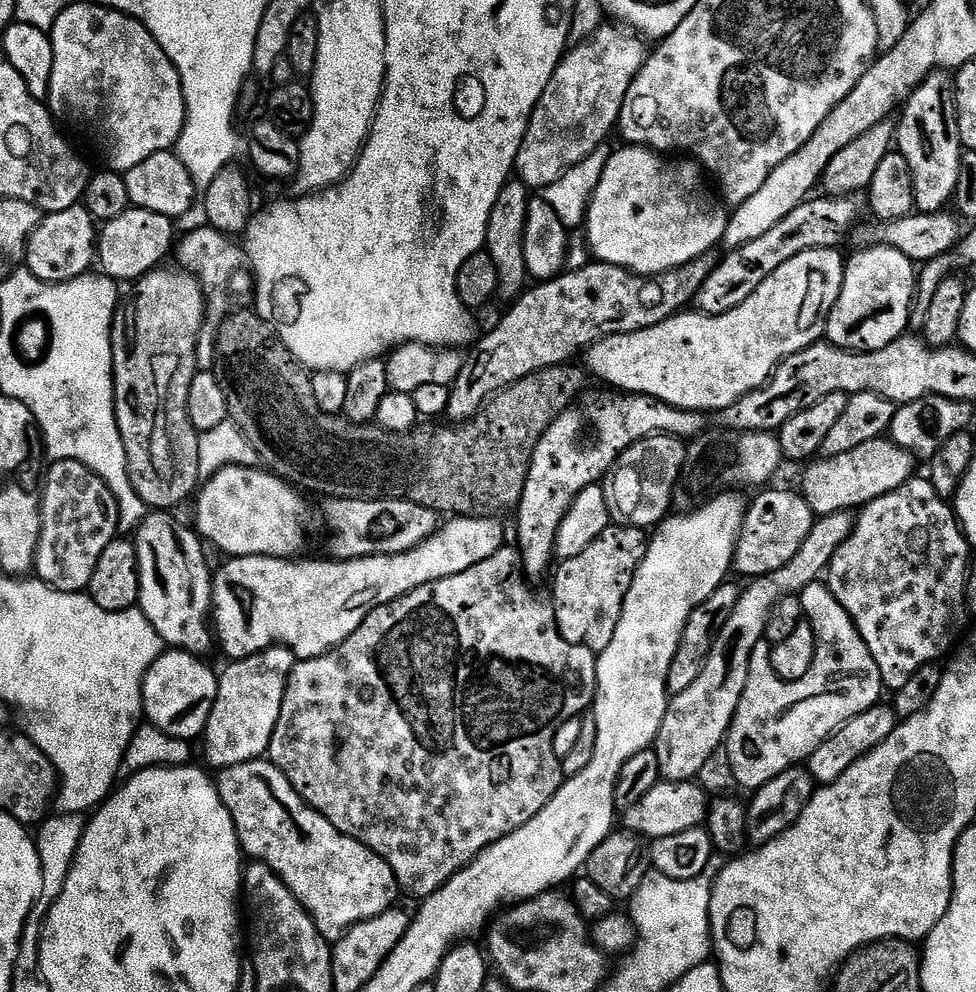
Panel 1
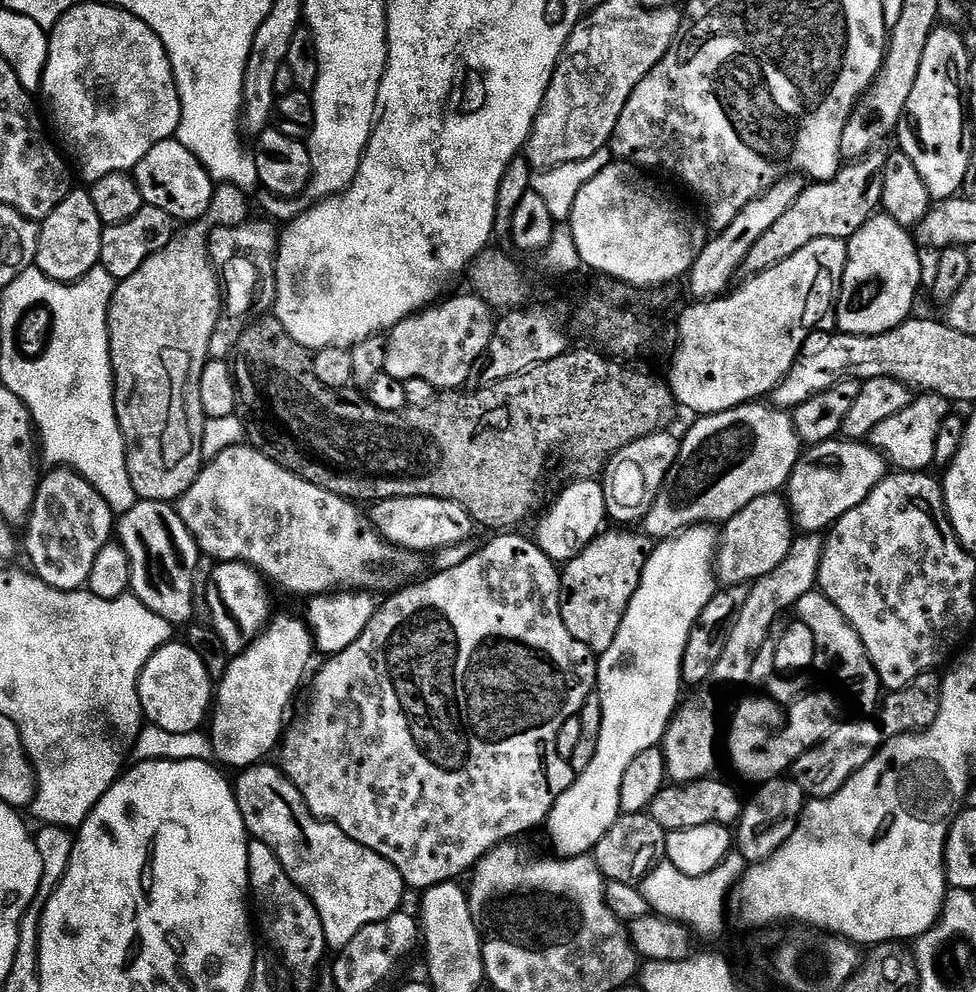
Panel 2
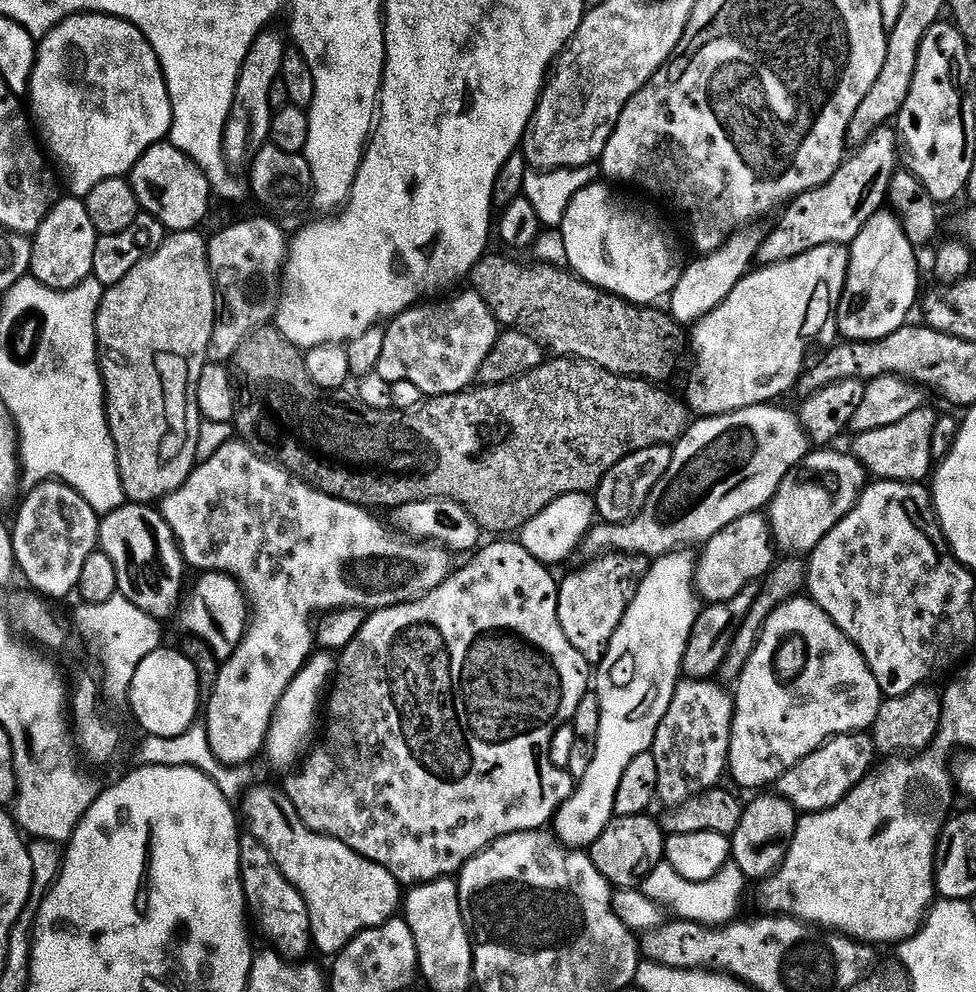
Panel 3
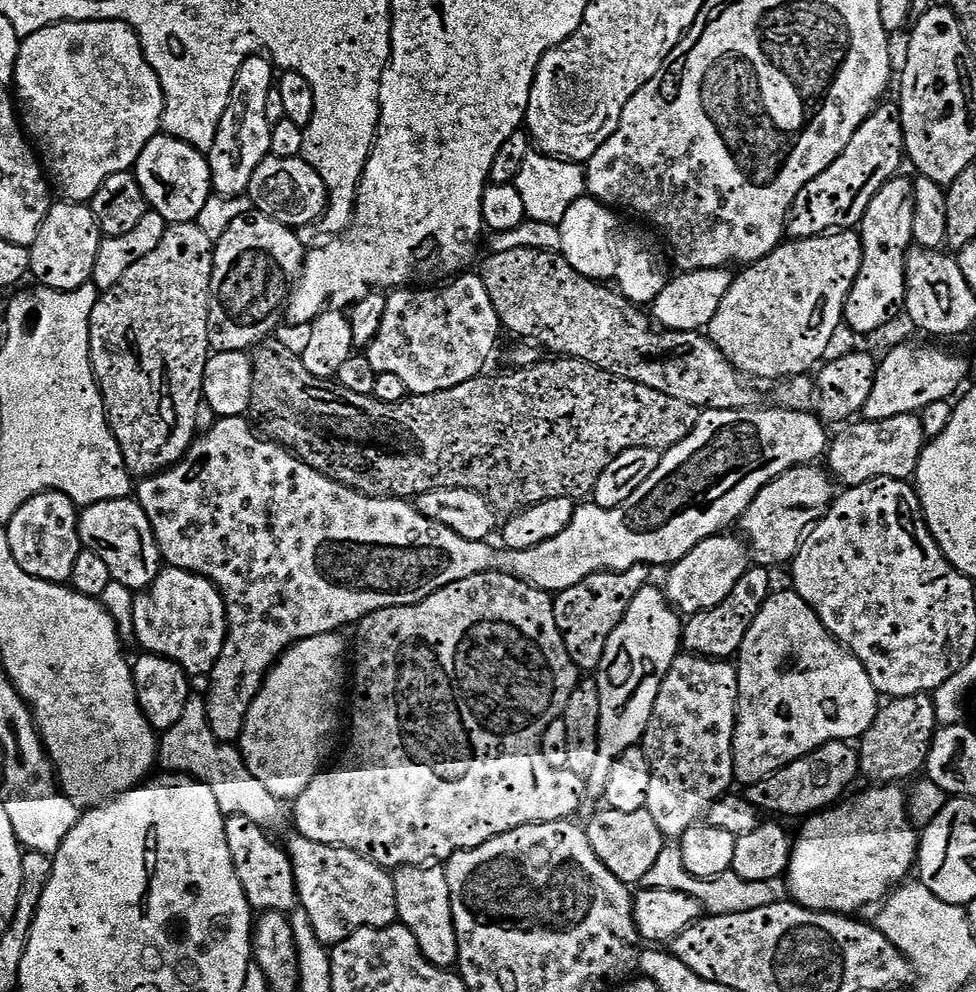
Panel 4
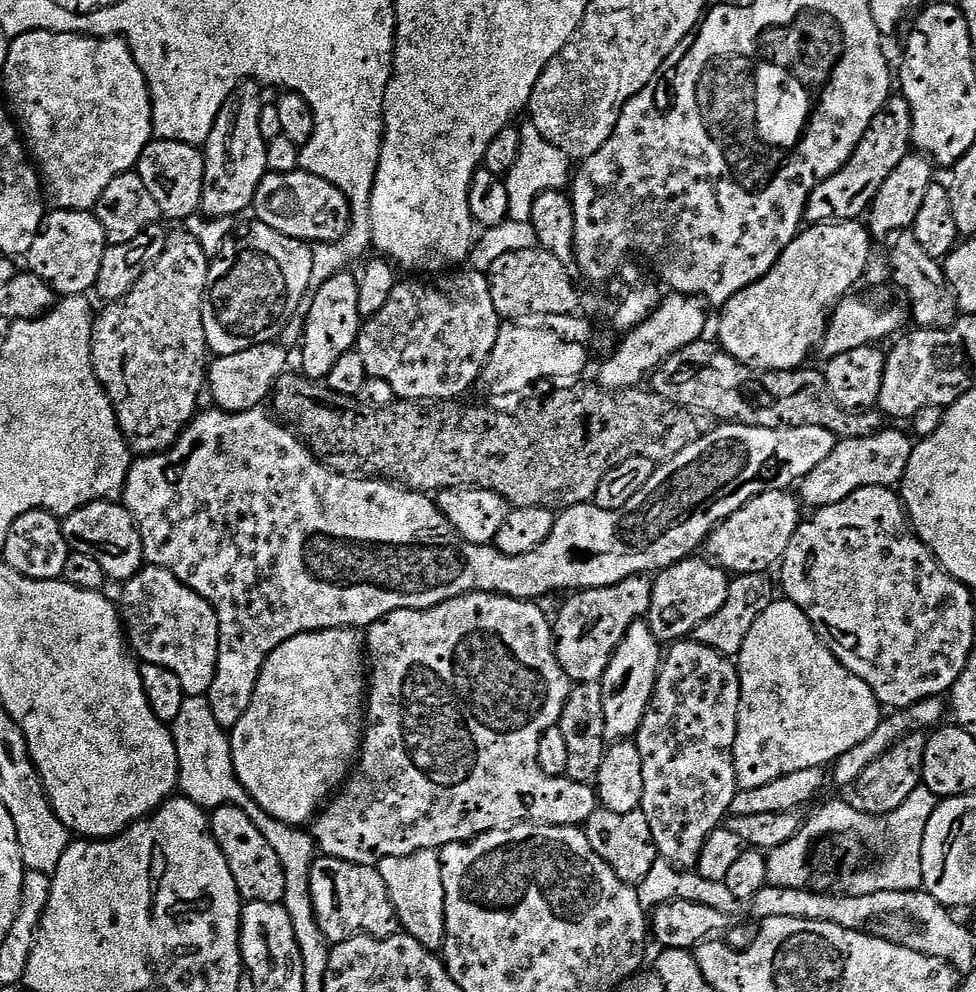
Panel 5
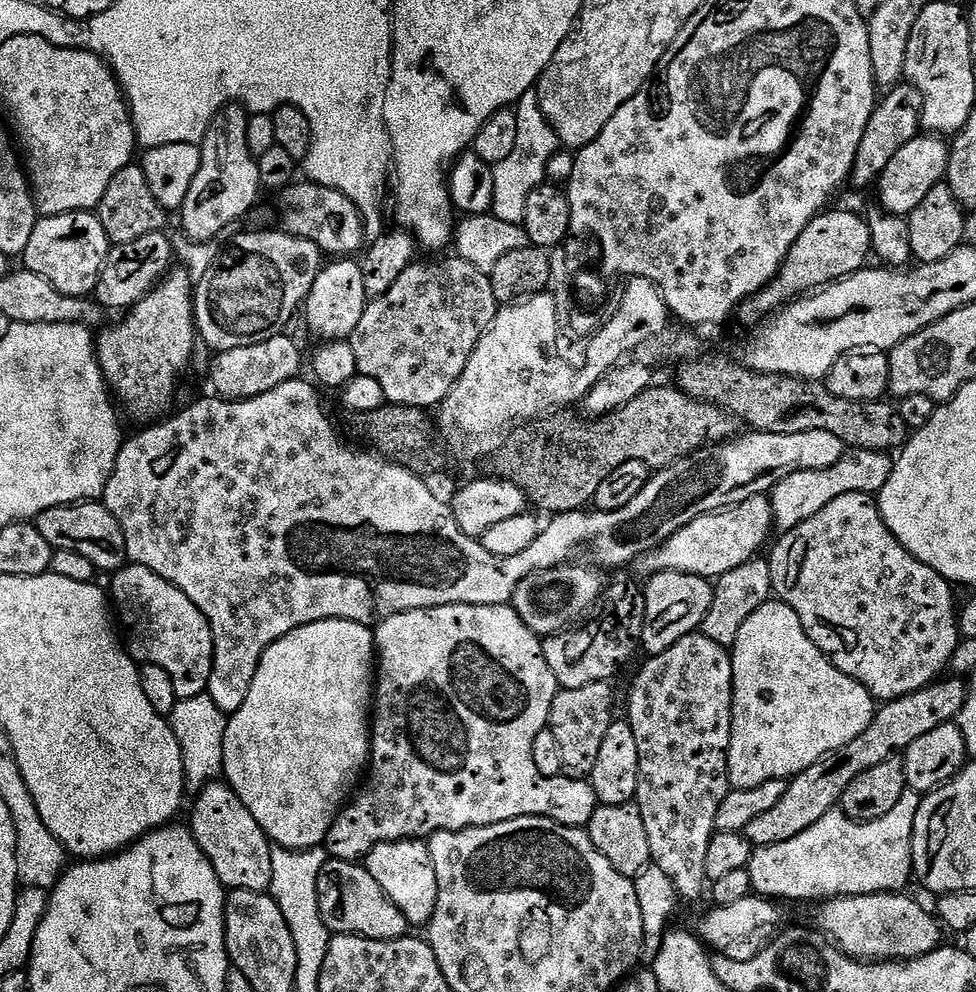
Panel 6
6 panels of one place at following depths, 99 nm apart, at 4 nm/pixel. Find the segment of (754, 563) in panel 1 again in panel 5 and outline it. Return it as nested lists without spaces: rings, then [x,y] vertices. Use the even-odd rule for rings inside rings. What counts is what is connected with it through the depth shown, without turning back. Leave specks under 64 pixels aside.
[[[689,558],[671,564],[652,580],[652,601],[646,623],[658,641],[675,642],[691,637],[697,624],[706,622],[706,618],[712,617],[721,608],[722,602],[726,602],[729,573],[711,559],[696,559]]]

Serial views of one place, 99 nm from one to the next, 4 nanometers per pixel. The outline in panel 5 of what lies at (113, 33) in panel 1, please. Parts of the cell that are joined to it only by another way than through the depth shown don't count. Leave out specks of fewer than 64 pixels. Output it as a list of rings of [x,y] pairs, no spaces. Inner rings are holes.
[[[27,32],[21,36],[11,37],[8,45],[8,53],[6,54],[6,70],[2,73],[2,80],[4,80],[4,92],[8,95],[8,101],[6,101],[7,107],[10,109],[11,115],[14,117],[15,123],[22,126],[24,124],[23,131],[26,133],[26,148],[30,153],[31,159],[34,161],[34,167],[42,181],[42,191],[46,197],[47,203],[51,205],[53,209],[63,210],[65,212],[86,212],[95,209],[98,198],[102,198],[102,190],[106,190],[106,186],[110,186],[110,182],[114,182],[114,178],[118,178],[118,174],[123,172],[130,172],[135,169],[137,162],[140,161],[140,155],[142,150],[154,139],[154,133],[152,131],[152,96],[148,93],[148,80],[142,74],[142,70],[138,66],[138,62],[134,58],[134,54],[130,50],[128,43],[123,38],[118,36],[82,36],[79,32]]]

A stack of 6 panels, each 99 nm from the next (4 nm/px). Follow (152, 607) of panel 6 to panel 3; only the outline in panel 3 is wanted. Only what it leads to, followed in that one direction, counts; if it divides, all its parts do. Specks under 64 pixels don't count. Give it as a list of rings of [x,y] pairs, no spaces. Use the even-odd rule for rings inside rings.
[[[221,572],[200,574],[197,577],[196,585],[187,589],[179,605],[180,624],[190,635],[208,644],[209,650],[217,656],[217,661],[223,662],[230,659],[244,637],[250,615],[248,601],[244,598],[244,589]]]

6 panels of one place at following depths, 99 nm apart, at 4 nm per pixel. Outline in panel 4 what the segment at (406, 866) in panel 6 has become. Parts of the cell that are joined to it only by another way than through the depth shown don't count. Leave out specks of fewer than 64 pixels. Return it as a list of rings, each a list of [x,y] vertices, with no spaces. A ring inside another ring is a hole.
[[[440,866],[401,868],[395,873],[396,914],[399,923],[405,924],[418,938],[422,954],[435,968],[452,970],[457,967],[458,938],[454,930],[454,914],[450,902],[450,886]]]

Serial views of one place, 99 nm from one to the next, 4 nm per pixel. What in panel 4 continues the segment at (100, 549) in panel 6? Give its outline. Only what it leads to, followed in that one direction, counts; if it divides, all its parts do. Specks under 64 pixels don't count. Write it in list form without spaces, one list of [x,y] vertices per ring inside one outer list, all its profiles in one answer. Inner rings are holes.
[[[135,499],[87,505],[79,513],[79,518],[83,551],[98,554],[98,558],[106,562],[115,583],[133,590],[143,590],[155,582],[162,567],[160,547],[154,538],[150,518],[146,518],[146,510],[142,510]]]

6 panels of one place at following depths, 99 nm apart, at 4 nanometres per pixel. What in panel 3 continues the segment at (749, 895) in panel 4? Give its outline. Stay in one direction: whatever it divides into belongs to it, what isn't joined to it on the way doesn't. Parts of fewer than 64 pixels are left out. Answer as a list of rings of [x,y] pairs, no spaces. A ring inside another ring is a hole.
[[[666,862],[660,863],[650,874],[642,881],[639,886],[640,891],[644,892],[648,898],[655,900],[657,904],[665,909],[673,908],[675,915],[682,920],[707,924],[709,926],[723,926],[733,923],[741,915],[740,903],[744,900],[744,891],[750,887],[748,877],[738,870],[734,863],[726,863],[714,878],[706,882],[690,882],[674,870]],[[740,912],[740,913],[739,913]]]

